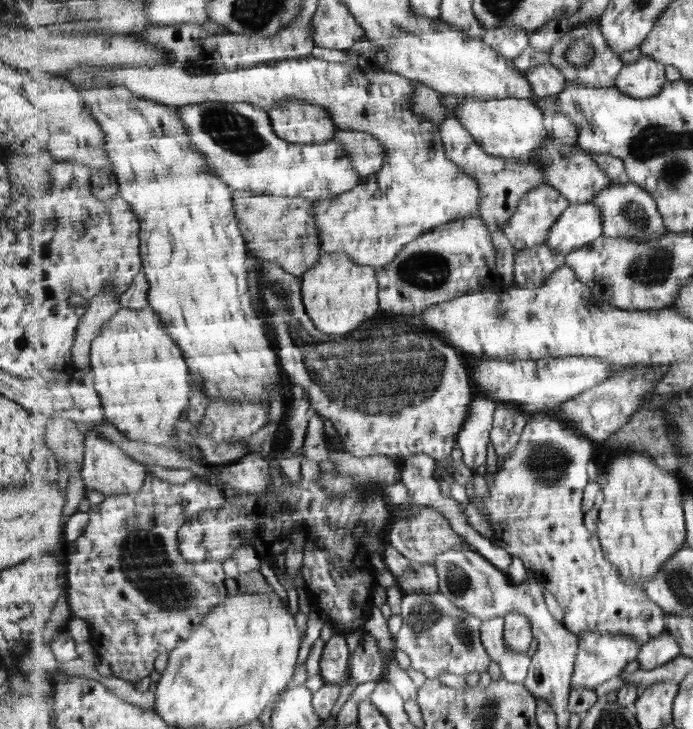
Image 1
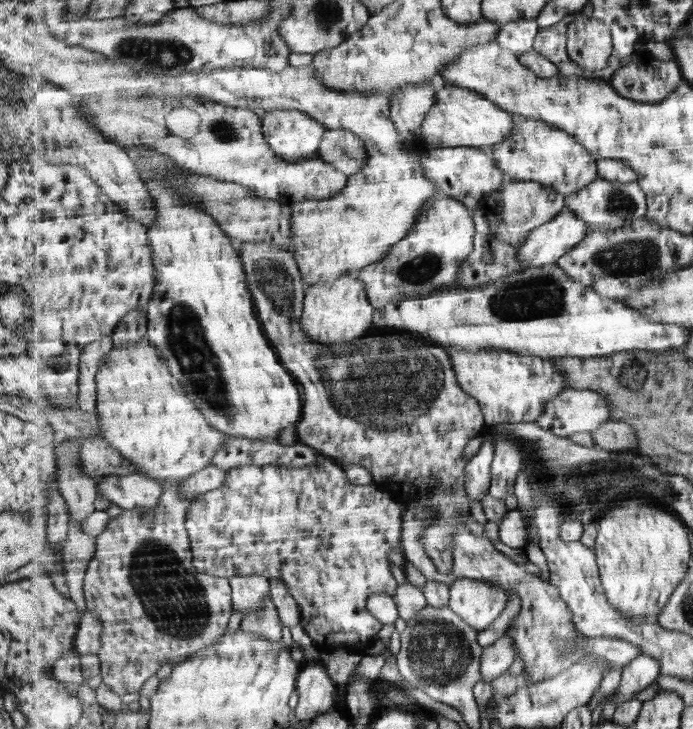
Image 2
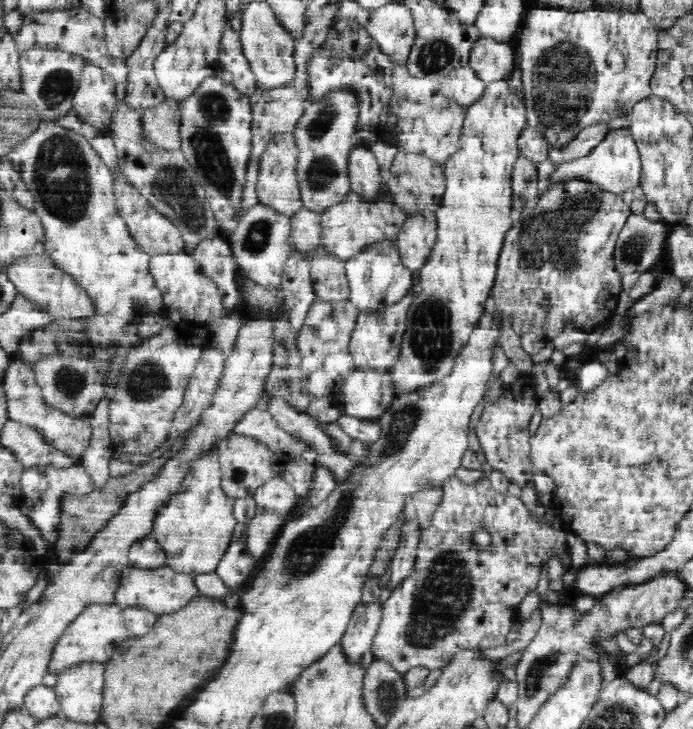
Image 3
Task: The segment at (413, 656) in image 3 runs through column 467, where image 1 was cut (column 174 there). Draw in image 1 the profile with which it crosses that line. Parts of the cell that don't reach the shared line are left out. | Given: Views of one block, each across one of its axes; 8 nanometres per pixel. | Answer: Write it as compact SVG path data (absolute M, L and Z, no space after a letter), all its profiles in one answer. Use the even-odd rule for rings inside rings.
M147 473L145 478L145 484L141 488L141 492L137 494L127 494L127 496L106 496L101 504L91 505L89 513L91 513L91 520L85 528L85 534L81 538L73 542L65 542L65 554L67 562L67 580L65 600L63 603L63 614L75 614L85 620L89 624L89 640L97 648L101 660L105 660L109 663L112 670L112 677L117 679L123 679L136 685L141 680L149 677L151 672L155 672L155 660L157 656L161 654L170 655L174 652L180 643L191 638L193 630L201 625L201 622L205 620L205 616L211 612L211 608L219 606L227 600L227 586L225 586L226 570L224 565L219 563L191 563L184 557L179 550L179 530L187 522L200 513L202 510L211 508L221 508L225 505L225 495L221 488L217 485L213 485L199 477L193 477L186 483L171 483L163 478L157 478L153 474Z

